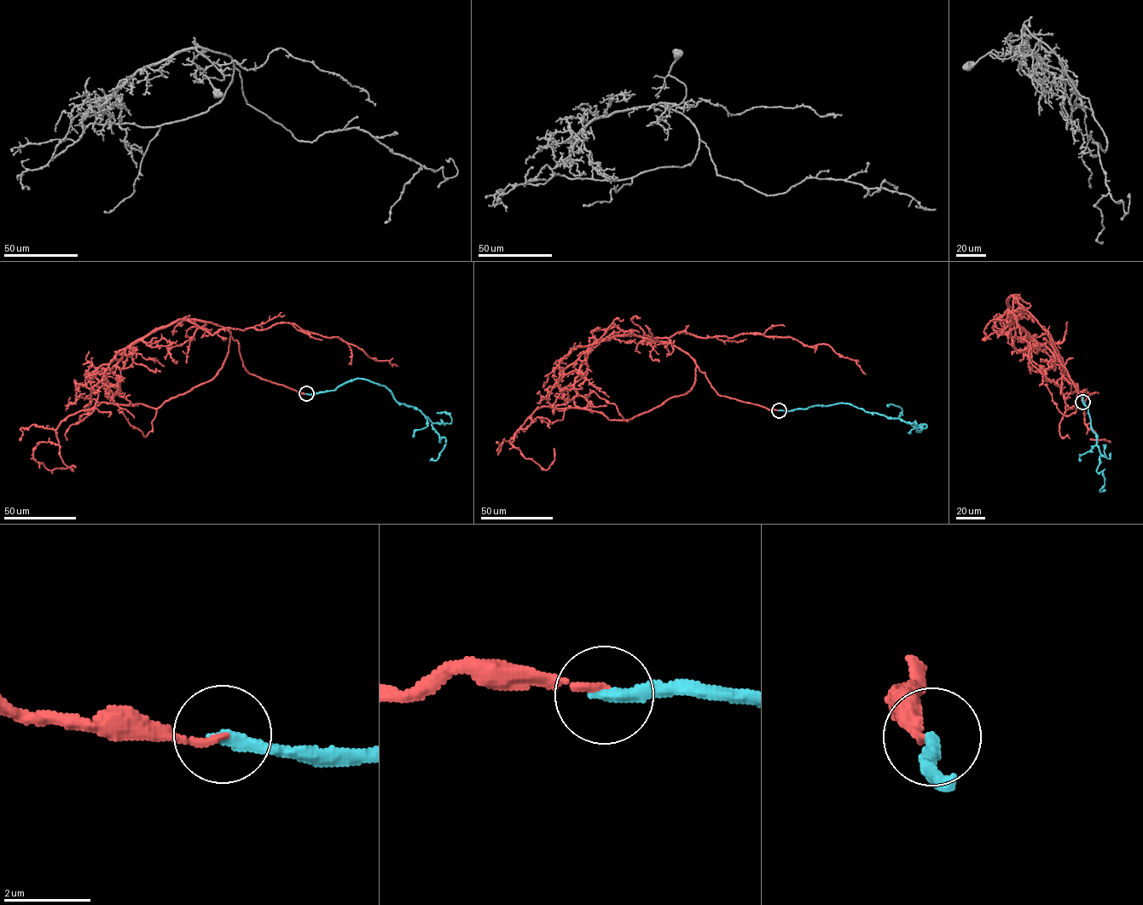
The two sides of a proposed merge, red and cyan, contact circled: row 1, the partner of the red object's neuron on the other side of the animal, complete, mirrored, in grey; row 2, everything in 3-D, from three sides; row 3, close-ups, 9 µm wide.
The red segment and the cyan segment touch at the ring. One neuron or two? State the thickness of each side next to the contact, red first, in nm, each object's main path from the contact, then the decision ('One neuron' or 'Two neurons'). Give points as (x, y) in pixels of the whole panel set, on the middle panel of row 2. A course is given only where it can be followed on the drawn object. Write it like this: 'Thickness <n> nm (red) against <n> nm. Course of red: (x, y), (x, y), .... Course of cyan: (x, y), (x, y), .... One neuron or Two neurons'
Thickness 160 nm (red) against 320 nm. Course of red: (779, 410), (719, 395), (697, 366), (691, 390), (630, 420), (543, 406), (511, 443), (546, 470), (554, 448). Course of cyan: (779, 410), (849, 403), (907, 423), (915, 421), (922, 428), (908, 432). One neuron

